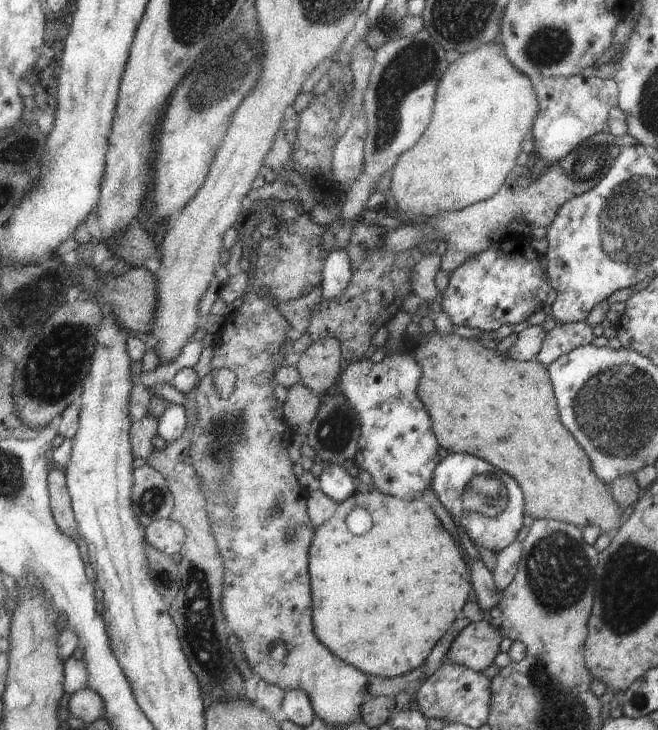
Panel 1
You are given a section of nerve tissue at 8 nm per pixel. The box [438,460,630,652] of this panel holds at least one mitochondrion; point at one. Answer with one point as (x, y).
(556, 572)

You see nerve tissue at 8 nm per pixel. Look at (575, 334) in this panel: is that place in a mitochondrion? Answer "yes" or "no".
no

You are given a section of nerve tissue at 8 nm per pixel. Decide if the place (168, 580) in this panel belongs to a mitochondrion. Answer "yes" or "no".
yes

